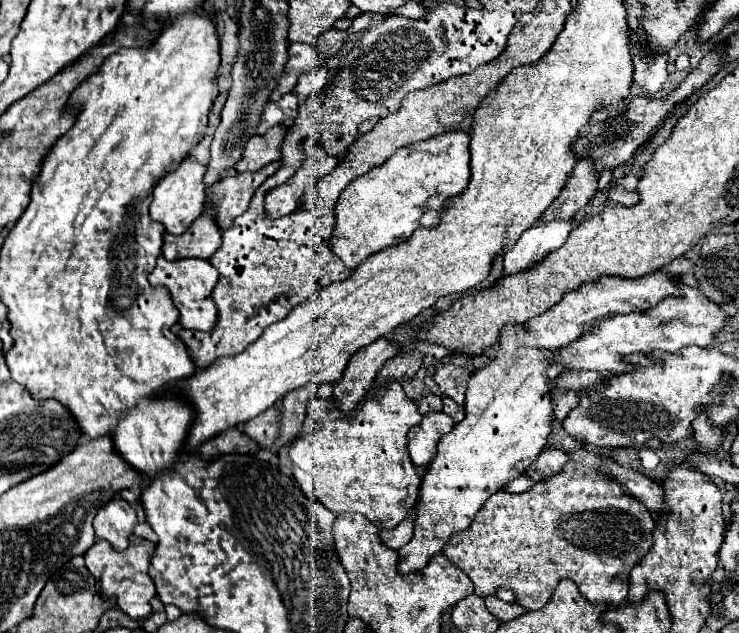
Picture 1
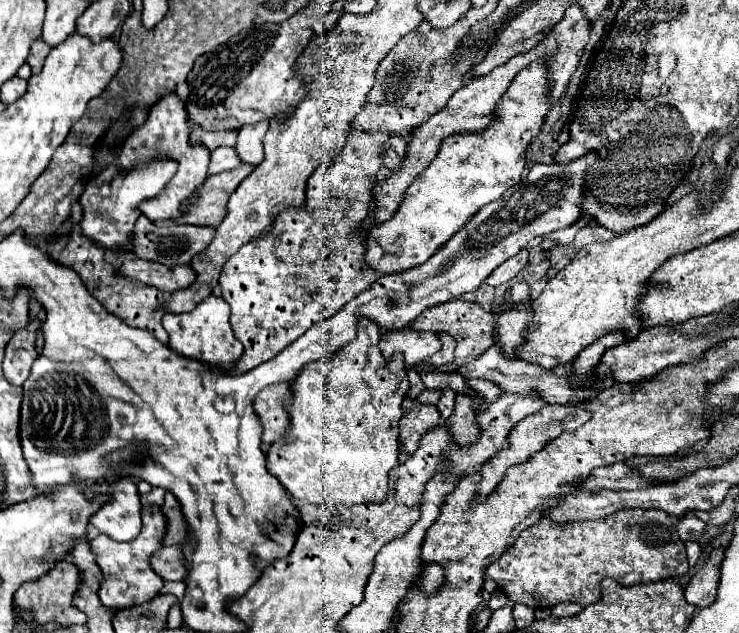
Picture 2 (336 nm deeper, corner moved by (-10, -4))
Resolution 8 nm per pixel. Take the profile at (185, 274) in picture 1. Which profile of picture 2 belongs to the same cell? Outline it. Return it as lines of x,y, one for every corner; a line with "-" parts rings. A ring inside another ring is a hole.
210,295
208,299
204,299
190,313
166,313
162,317
162,325
168,331
170,347
176,353
180,353
184,357
192,357
192,359
204,361
208,365
232,367
240,359
240,355
244,351
242,343
232,333
228,303
220,295

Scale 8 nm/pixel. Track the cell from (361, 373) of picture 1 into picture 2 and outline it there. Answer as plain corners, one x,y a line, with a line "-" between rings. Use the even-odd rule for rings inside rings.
400,329
400,331
384,331
380,337
380,349
384,357
392,357
394,351
402,351
406,365
414,367
424,359
438,353
442,347
436,333
430,331
414,331
414,329

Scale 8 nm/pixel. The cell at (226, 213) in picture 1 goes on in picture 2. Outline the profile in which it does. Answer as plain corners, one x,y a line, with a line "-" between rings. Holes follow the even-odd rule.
140,215
140,219
136,221
134,227
134,251
140,259
148,259
148,261
158,261
164,265
182,265
182,263
190,263
190,259
204,251
208,247
208,243
214,239
216,235
216,227
194,227
194,225
170,225
170,227
162,227
156,225
154,221
150,221
148,217

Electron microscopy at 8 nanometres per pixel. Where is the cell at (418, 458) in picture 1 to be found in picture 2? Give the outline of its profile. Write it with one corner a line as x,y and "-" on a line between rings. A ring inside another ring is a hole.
406,397
402,403
402,419
400,419
400,463
406,461
414,451
424,433
428,433
436,423
440,423
440,413
436,405
424,405
418,399

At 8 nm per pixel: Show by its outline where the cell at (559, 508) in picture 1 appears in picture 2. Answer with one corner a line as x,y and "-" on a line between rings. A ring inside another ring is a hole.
624,509
596,521
564,523
564,527
560,527
560,523
548,523
548,519
542,517
502,553
500,561
486,567
486,577
494,579
498,589
506,593
510,601
524,603
532,609
548,609
562,601
578,603
582,607
596,603
600,599
600,581
604,577
616,579
620,585
630,587
636,583
666,581
670,577
680,577
686,571
686,549
674,529
674,519
660,509

